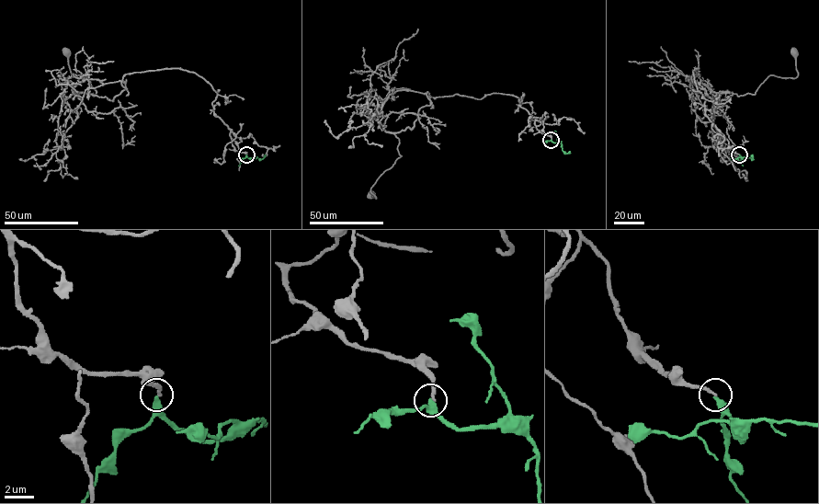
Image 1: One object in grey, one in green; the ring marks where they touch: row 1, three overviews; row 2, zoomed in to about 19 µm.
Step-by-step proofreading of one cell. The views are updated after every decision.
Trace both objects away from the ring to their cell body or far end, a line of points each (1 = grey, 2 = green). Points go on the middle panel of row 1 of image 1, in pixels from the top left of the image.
1: (551, 140), (517, 97), (427, 91), (431, 103), (394, 133), (401, 156), (370, 193)
2: (551, 140), (562, 144), (566, 154), (570, 153)

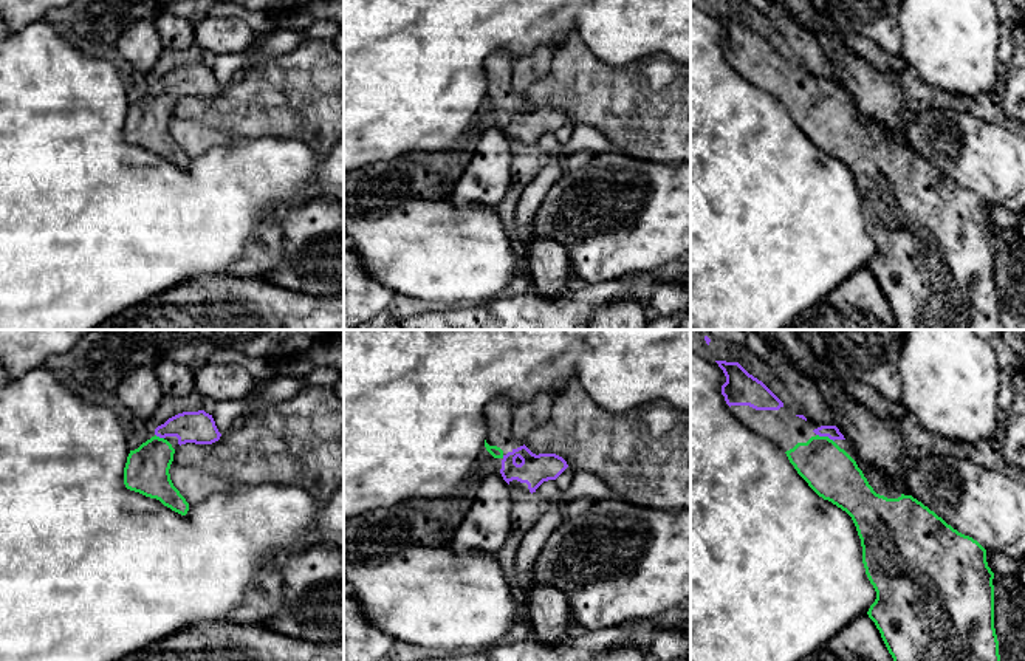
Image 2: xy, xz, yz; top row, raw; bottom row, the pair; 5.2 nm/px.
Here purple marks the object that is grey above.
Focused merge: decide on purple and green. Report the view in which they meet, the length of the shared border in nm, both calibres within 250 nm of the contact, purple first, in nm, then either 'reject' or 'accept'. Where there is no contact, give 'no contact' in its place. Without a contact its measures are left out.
contact in yz; length 100 nm; calibres 70 and 260 nm; accept

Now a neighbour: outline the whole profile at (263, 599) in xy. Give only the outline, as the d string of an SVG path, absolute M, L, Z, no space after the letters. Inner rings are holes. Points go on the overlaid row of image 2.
M280 567L260 571L255 584L248 590L242 605L228 621L242 625L263 625L276 616L283 604L283 584Z

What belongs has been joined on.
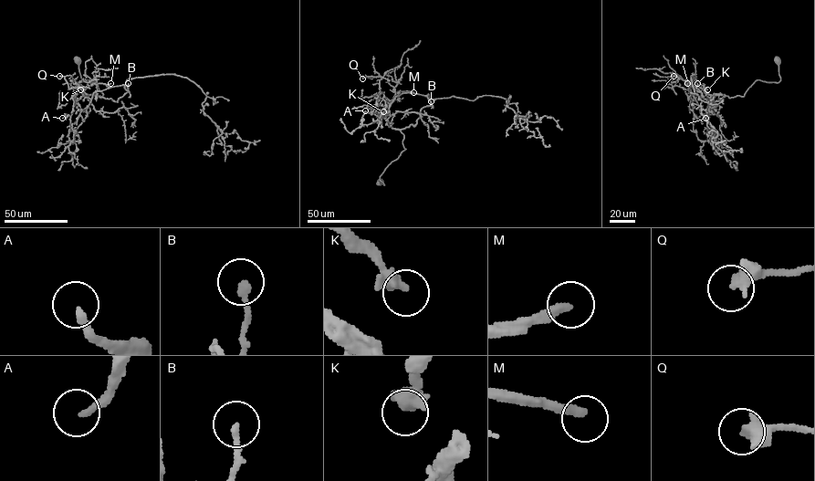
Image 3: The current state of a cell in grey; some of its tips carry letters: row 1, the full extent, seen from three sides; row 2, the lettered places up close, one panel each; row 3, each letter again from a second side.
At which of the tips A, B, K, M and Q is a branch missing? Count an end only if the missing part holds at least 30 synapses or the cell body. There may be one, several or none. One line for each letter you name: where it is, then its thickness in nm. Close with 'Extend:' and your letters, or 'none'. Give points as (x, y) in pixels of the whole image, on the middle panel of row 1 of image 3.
M: place (413, 92); calibre 300 nm
Extend: M

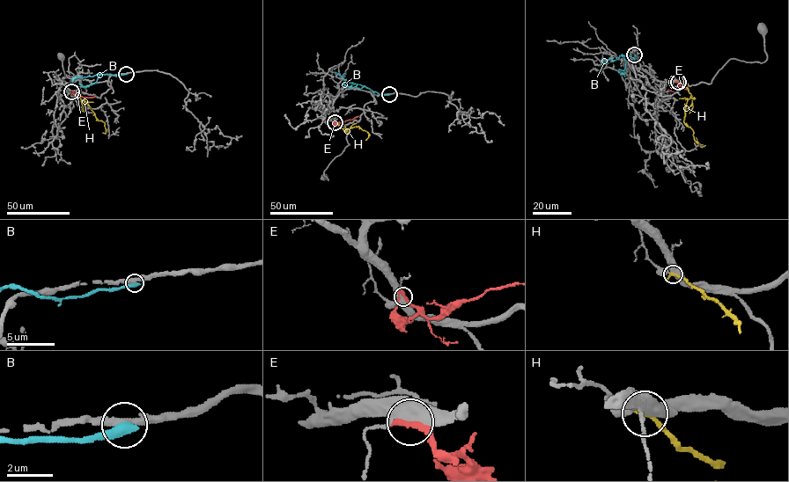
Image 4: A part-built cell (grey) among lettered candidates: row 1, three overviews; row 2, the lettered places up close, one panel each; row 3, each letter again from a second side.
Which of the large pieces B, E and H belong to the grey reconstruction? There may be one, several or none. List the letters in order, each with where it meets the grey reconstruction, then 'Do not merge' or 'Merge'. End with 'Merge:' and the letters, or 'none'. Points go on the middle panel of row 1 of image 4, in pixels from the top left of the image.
B: Touches grey at (389, 94). Do not merge
E: Touches grey at (335, 121). Do not merge
H: Touches grey at (335, 122). Merge
Merge: H

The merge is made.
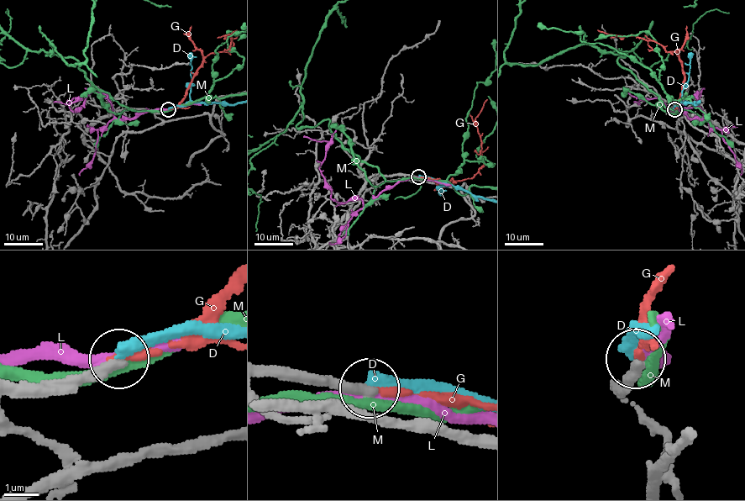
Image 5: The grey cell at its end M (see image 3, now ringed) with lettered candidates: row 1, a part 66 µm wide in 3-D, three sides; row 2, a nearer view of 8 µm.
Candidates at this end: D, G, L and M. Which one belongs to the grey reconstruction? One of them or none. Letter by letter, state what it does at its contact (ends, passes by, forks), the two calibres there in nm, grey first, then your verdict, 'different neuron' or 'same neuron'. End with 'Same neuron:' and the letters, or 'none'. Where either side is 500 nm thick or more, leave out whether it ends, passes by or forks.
D: it ends there; 320 nm thick on the grey side, 360 nm on the other; different neuron
G: it ends there; 360 nm thick on the grey side, 280 nm on the other; same neuron
L: it passes by; 360 nm thick on the grey side, 320 nm on the other; different neuron
M: it passes by; 380 nm thick on the grey side, 320 nm on the other; different neuron
Same neuron: G

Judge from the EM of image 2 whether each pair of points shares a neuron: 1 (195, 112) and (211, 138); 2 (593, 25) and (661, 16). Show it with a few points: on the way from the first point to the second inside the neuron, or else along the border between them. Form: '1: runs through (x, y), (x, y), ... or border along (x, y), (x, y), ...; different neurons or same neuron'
1: border along (174, 113), (215, 127), (229, 140); different neurons
2: runs through (610, 16), (644, 16); same neuron

